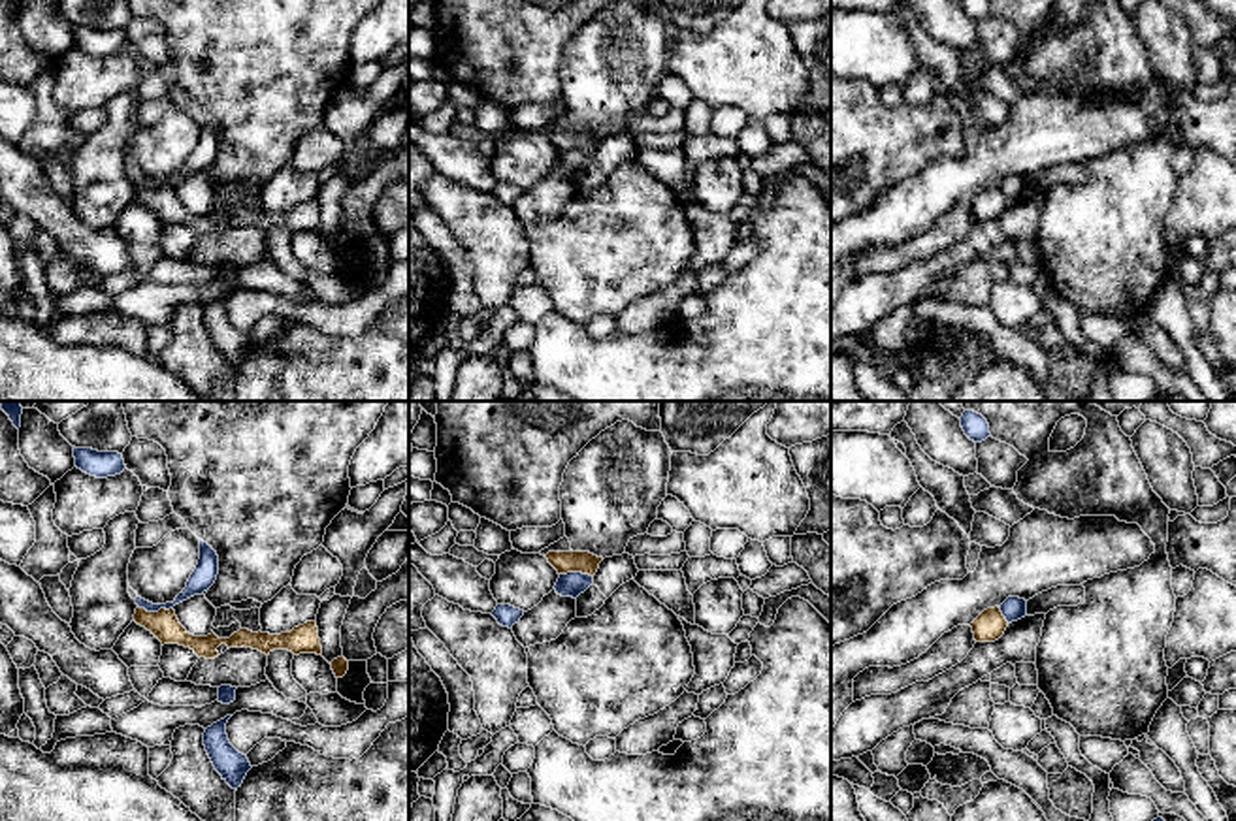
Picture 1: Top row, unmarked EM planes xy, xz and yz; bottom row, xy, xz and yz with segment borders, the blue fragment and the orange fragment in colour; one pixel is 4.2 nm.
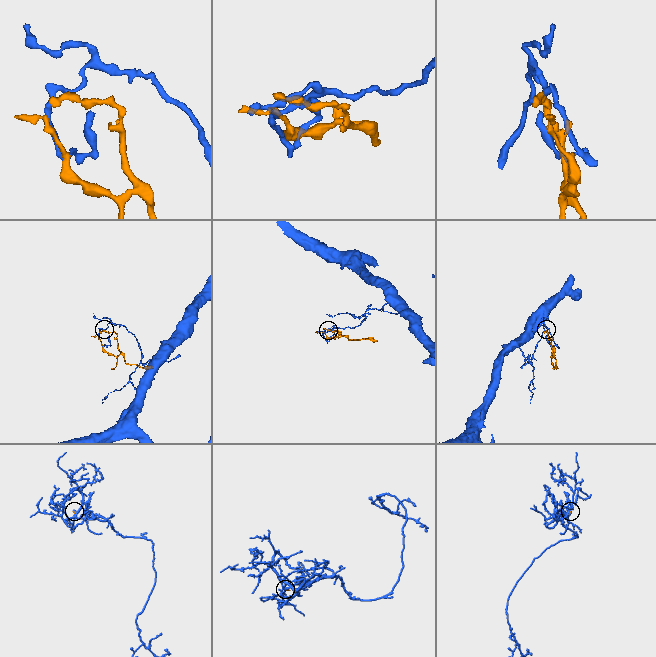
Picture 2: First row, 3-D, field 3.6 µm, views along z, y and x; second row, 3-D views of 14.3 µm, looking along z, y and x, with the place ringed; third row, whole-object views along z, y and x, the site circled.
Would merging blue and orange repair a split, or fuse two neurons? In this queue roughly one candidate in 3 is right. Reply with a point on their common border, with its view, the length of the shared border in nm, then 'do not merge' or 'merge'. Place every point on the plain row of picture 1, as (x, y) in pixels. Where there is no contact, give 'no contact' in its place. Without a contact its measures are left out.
meets blue in xy at (155, 189); contact 150 nm long; do not merge

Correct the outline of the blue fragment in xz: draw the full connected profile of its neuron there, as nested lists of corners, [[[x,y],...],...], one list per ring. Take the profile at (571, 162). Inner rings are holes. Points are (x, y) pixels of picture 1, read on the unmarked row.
[[[567,151],[560,153],[554,168],[561,175],[573,175],[577,177],[580,171],[584,171],[594,162],[594,154],[582,153],[582,151]]]

